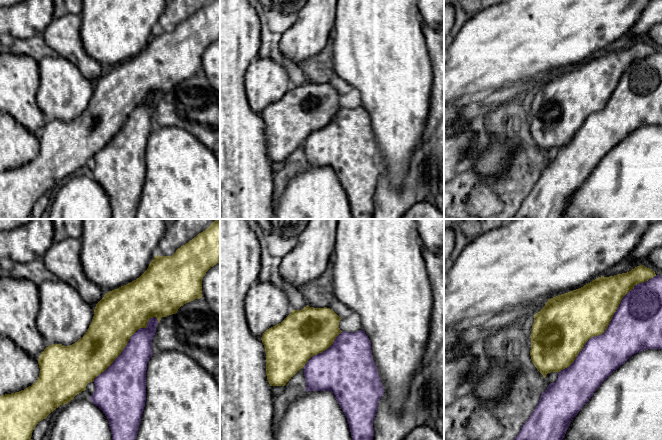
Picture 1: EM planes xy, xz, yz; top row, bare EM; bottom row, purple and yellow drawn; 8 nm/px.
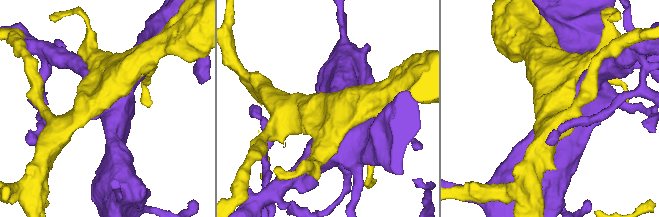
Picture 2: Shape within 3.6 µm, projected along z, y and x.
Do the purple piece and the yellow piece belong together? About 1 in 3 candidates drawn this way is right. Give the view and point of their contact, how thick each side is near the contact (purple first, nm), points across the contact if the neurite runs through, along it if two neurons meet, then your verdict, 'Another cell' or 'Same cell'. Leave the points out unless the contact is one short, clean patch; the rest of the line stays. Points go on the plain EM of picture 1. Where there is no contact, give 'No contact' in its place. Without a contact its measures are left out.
Touches purple at yz (609, 100). Thickness 400 nm (purple) against 400 nm. Another cell

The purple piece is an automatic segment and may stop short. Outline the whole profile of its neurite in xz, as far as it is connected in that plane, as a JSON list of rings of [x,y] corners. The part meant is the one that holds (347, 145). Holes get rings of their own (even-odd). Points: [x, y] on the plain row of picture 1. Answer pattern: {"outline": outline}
{"outline": [[[363,106],[354,109],[342,107],[333,120],[322,129],[312,132],[304,142],[305,167],[331,167],[343,186],[351,208],[353,219],[372,219],[374,212],[373,197],[380,174],[384,170],[377,142],[374,139],[371,119]]]}

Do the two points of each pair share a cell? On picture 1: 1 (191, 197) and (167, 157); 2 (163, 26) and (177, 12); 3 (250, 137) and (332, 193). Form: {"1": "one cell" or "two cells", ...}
{"1": "one cell", "2": "one cell", "3": "two cells"}

